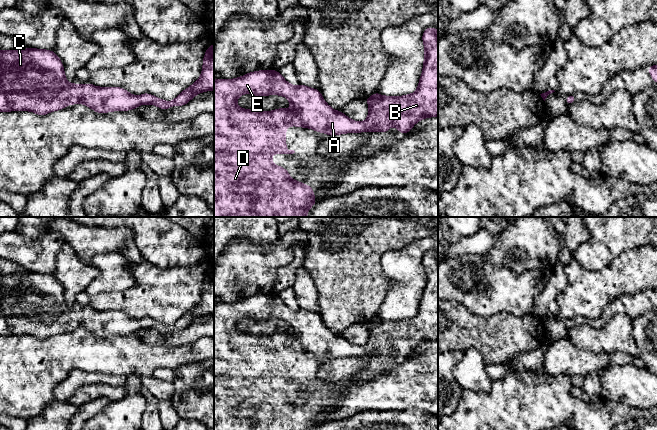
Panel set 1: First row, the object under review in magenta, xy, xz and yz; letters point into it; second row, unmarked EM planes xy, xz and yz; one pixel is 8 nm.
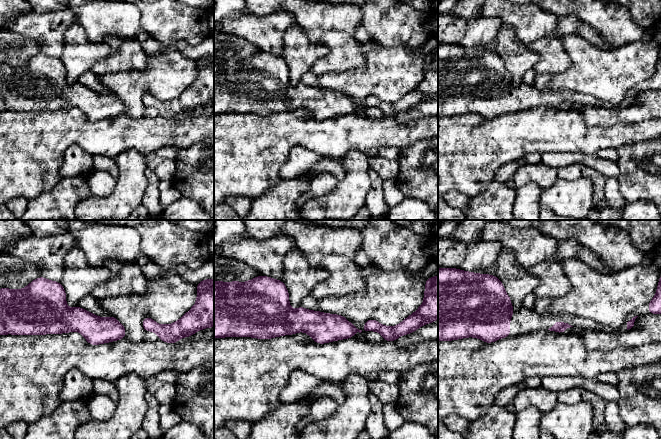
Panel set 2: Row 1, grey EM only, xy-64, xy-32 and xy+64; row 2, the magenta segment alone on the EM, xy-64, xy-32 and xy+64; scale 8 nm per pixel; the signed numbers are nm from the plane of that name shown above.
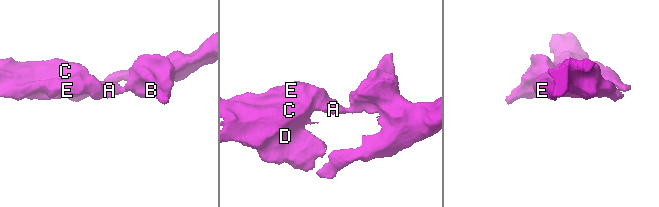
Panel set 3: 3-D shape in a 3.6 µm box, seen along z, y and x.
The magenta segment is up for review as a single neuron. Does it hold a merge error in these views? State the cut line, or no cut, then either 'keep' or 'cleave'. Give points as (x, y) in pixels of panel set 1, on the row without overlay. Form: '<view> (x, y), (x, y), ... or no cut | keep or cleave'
no cut | keep

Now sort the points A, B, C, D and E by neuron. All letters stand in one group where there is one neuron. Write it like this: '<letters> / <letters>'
A B C D E

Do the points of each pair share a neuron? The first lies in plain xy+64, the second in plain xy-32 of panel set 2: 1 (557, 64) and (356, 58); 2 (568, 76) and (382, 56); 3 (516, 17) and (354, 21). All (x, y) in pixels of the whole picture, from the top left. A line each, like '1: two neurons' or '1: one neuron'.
1: one neuron
2: one neuron
3: one neuron

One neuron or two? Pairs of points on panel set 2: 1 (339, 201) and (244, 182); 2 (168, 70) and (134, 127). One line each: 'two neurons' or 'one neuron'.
1: two neurons
2: two neurons

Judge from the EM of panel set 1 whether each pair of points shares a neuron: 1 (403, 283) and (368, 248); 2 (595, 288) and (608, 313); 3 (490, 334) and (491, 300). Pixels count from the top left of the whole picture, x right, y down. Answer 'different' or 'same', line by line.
1: different
2: different
3: different

